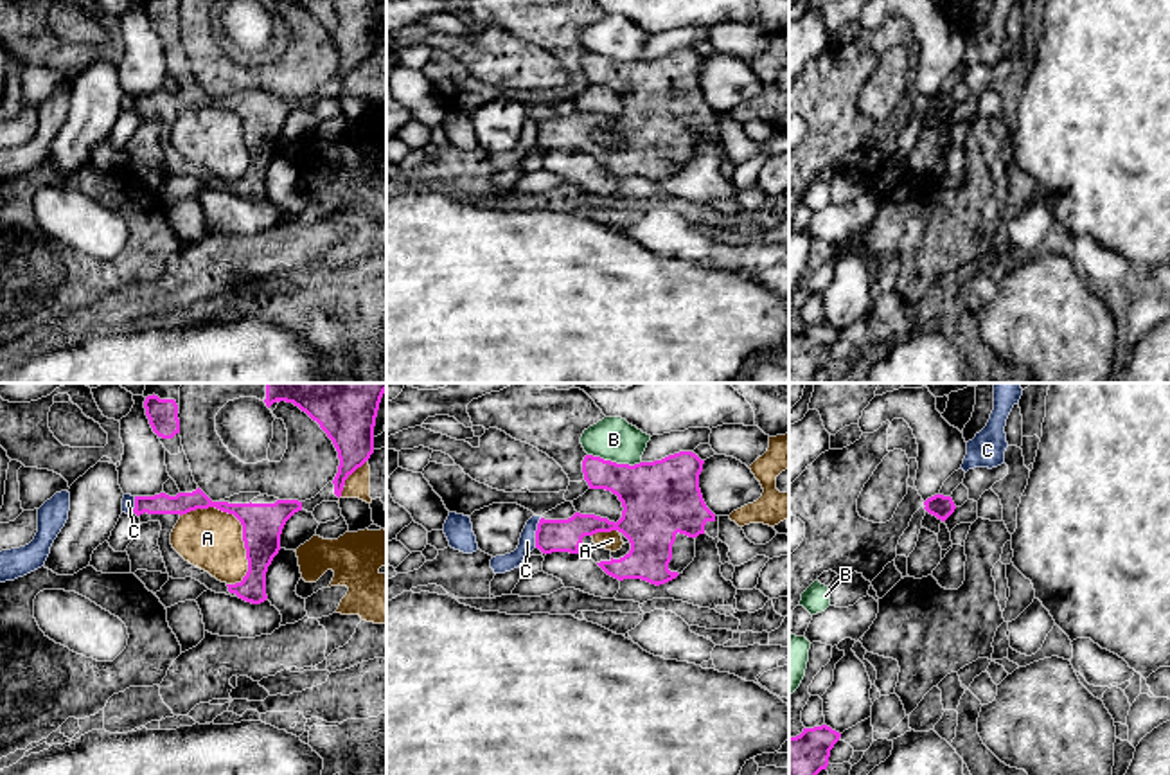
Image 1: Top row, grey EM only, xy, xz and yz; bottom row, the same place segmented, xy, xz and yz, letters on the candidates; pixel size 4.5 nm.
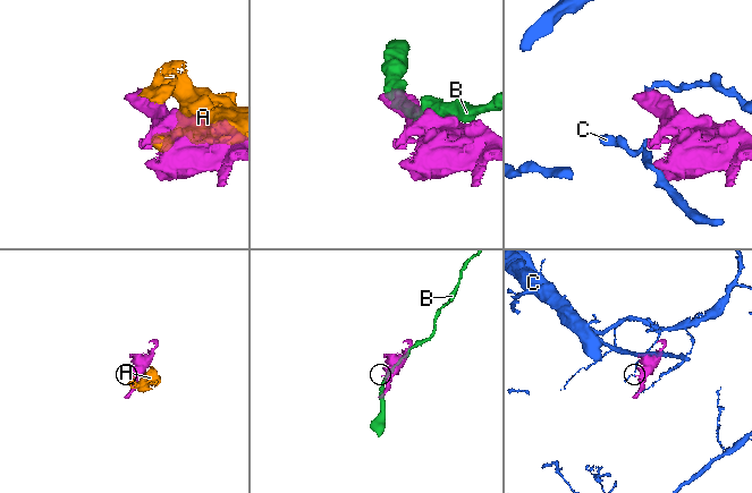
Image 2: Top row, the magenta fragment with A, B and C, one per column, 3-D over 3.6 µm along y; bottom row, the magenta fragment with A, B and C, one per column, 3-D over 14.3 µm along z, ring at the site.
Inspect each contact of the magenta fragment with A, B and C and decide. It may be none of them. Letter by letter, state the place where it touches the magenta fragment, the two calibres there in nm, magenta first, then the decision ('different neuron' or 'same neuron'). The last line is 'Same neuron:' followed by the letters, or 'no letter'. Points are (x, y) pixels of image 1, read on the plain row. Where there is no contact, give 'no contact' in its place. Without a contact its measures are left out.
A: meets magenta in xy at (241, 121); 180 nm thick on the magenta side, 280 nm on the other; different neuron
B: meets magenta in xz at (615, 60); 320 nm thick on the magenta side, 190 nm on the other; different neuron
C: meets magenta in xz at (536, 130); 140 nm thick on the magenta side, 80 nm on the other; different neuron
Same neuron: no letter

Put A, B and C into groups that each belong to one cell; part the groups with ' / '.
A / B / C

